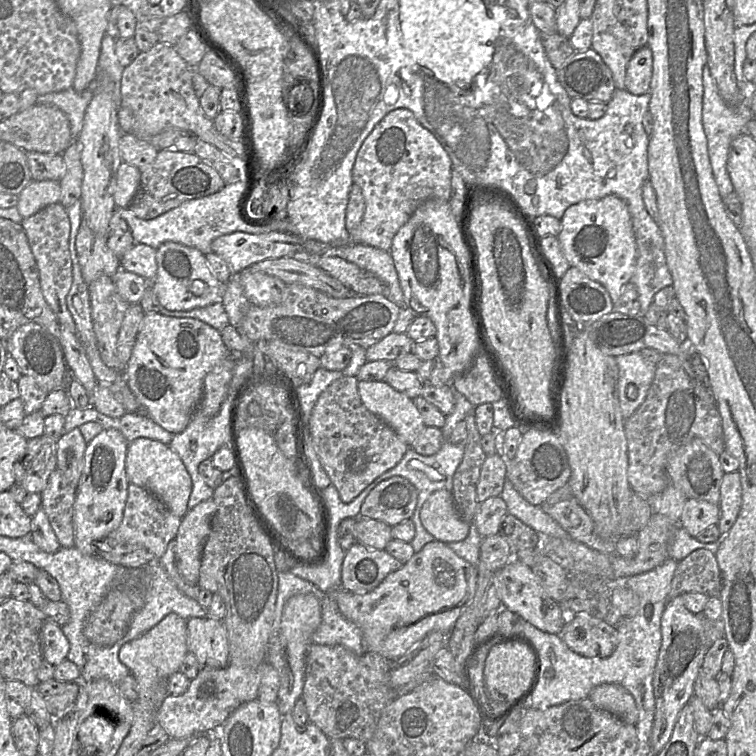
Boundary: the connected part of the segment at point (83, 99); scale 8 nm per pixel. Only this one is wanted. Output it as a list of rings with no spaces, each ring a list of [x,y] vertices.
[[[71,87],[67,90],[39,95],[36,103],[54,105],[62,110],[69,119],[73,137],[77,138],[83,127],[85,111],[92,97],[92,88],[77,92]]]

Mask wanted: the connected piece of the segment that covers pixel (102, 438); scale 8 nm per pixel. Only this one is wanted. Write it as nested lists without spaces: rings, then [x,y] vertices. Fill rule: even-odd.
[[[112,428],[103,429],[87,443],[73,505],[75,548],[84,554],[95,555],[95,543],[106,539],[121,523],[128,497],[129,481],[125,470],[128,444],[123,434]]]

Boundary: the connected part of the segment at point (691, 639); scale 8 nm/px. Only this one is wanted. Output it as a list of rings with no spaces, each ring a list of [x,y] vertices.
[[[680,595],[669,599],[665,606],[661,616],[661,635],[662,643],[652,678],[655,711],[649,744],[654,753],[669,741],[680,711],[693,697],[694,684],[710,646],[705,618],[689,611]]]

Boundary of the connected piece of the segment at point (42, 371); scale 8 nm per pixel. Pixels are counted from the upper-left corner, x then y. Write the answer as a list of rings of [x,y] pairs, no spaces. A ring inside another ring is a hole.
[[[37,323],[19,326],[5,341],[6,350],[16,361],[23,376],[35,380],[46,392],[64,389],[67,382],[66,363],[59,340]]]

